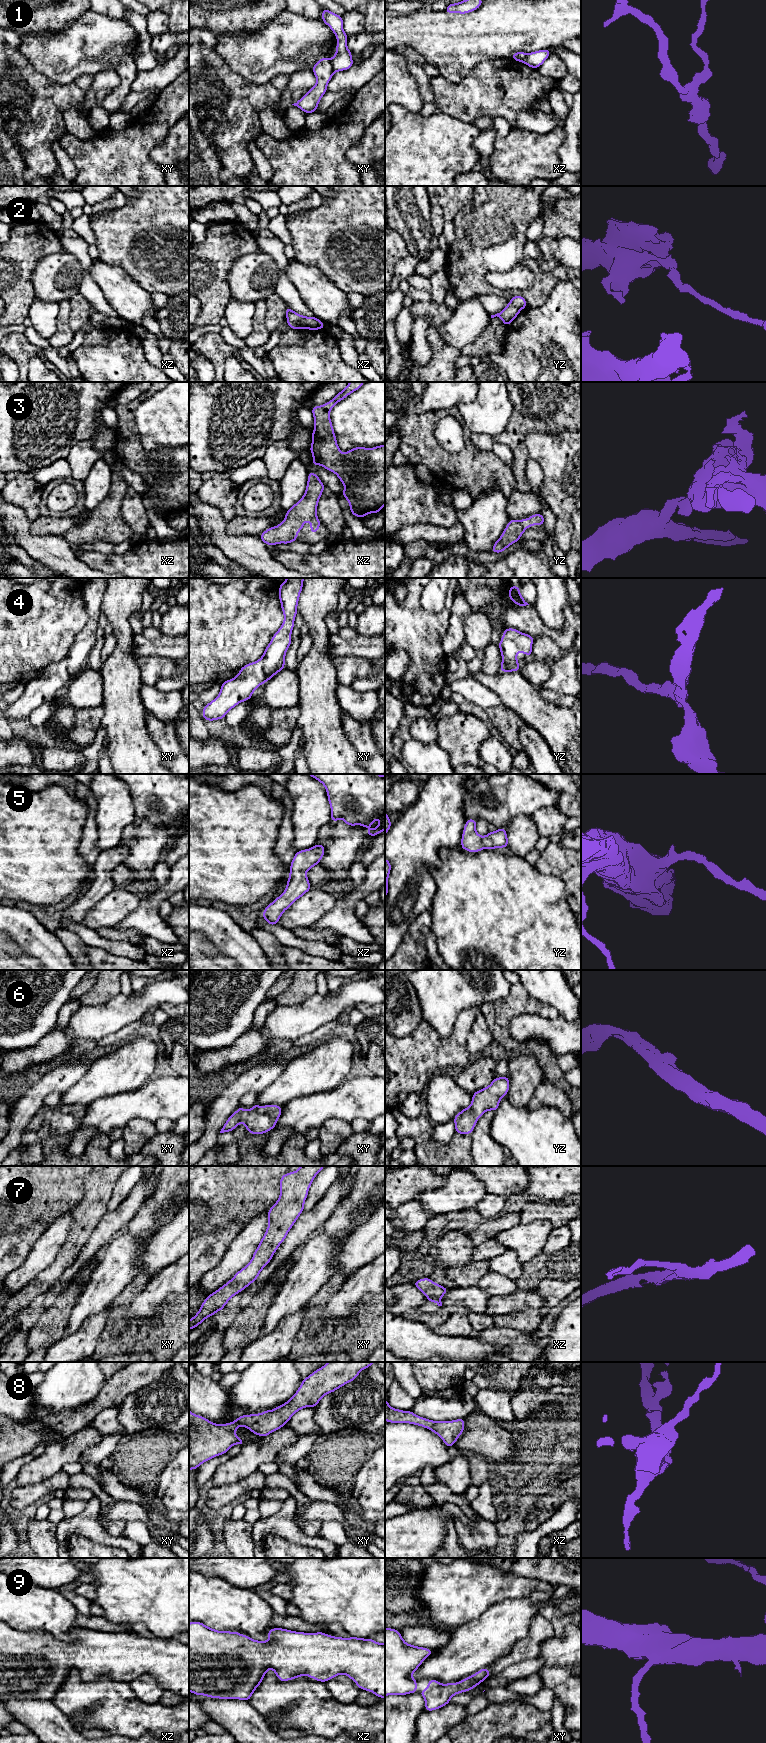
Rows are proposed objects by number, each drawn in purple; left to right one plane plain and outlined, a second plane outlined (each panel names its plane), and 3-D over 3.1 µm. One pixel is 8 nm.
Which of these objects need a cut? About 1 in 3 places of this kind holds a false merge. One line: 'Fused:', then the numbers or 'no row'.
Fused: 1, 2

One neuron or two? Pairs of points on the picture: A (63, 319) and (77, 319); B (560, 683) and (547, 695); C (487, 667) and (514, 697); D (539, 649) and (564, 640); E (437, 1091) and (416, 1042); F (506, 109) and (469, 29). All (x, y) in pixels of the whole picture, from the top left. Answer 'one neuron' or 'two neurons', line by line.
A: two neurons
B: two neurons
C: two neurons
D: two neurons
E: two neurons
F: two neurons

